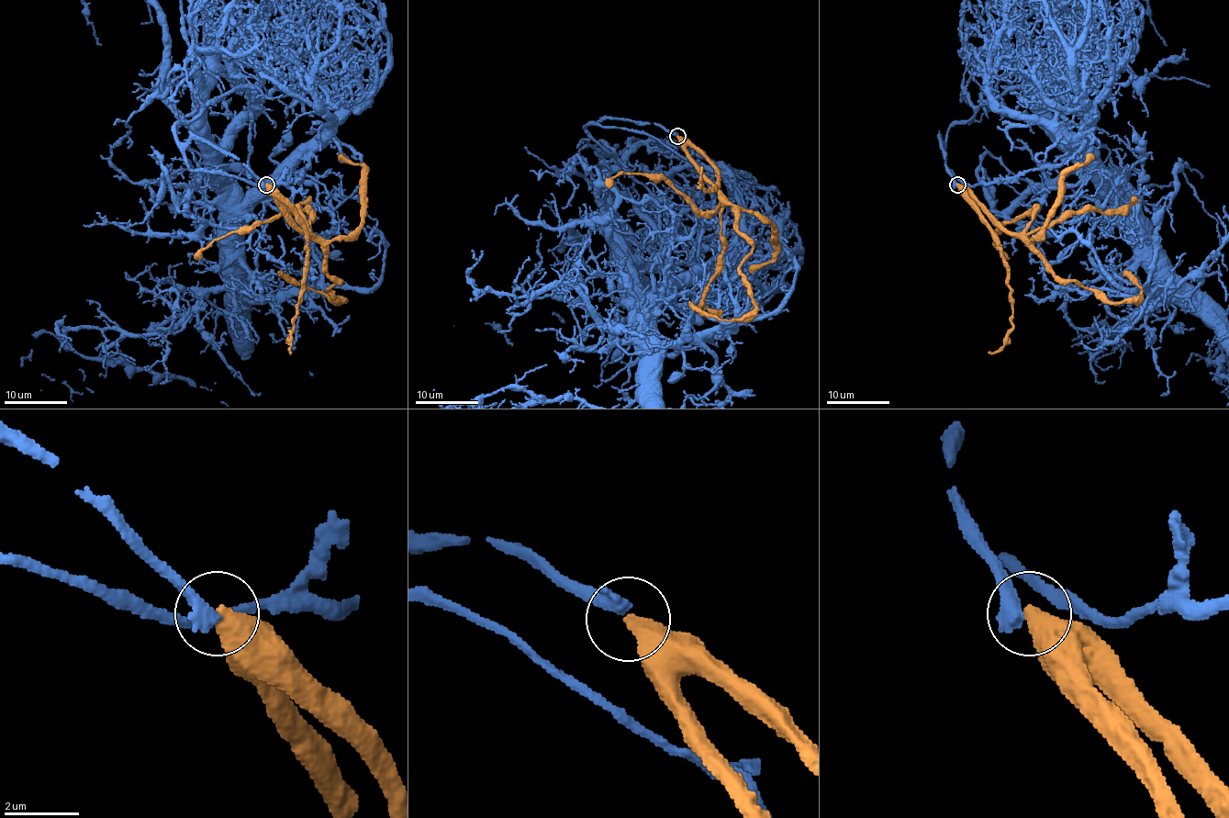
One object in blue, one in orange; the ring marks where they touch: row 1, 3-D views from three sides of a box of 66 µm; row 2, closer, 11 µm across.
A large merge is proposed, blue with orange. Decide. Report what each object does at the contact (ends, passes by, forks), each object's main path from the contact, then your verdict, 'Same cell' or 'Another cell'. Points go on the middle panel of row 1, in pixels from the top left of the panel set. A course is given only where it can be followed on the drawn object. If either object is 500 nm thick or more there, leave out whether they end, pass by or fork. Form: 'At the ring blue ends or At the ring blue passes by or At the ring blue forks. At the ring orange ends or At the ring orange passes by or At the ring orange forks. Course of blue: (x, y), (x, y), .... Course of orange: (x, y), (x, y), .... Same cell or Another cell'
Course of blue: (676, 136), (654, 123), (607, 118), (586, 127), (656, 202), (661, 256), (642, 261), (632, 271), (642, 315). Course of orange: (676, 136), (735, 207), (737, 229), (753, 247), (740, 267), (754, 307), (748, 313), (721, 319), (689, 300). Another cell

